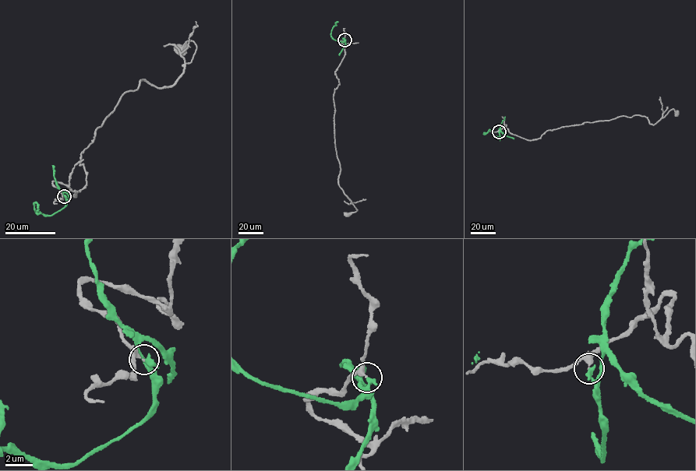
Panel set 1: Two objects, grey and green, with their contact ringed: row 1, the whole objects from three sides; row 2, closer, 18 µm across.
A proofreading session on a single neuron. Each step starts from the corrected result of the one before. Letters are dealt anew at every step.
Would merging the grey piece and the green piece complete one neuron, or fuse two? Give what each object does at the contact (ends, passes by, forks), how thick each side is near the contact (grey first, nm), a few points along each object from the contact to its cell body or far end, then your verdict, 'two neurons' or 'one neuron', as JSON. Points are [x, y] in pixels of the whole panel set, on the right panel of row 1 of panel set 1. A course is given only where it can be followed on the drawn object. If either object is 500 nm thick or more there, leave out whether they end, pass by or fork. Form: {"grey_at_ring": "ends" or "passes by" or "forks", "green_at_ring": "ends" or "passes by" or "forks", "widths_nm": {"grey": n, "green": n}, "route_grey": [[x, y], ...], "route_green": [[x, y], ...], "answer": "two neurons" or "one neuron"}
{"grey_at_ring": "ends", "green_at_ring": "ends", "widths_nm": {"grey": 300, "green": 360}, "route_grey": [[499, 131], [506, 125], [533, 140], [585, 122], [640, 115], [654, 124], [672, 109], [676, 114]], "route_green": [[499, 131], [499, 140], [490, 130], [483, 134]], "answer": "two neurons"}

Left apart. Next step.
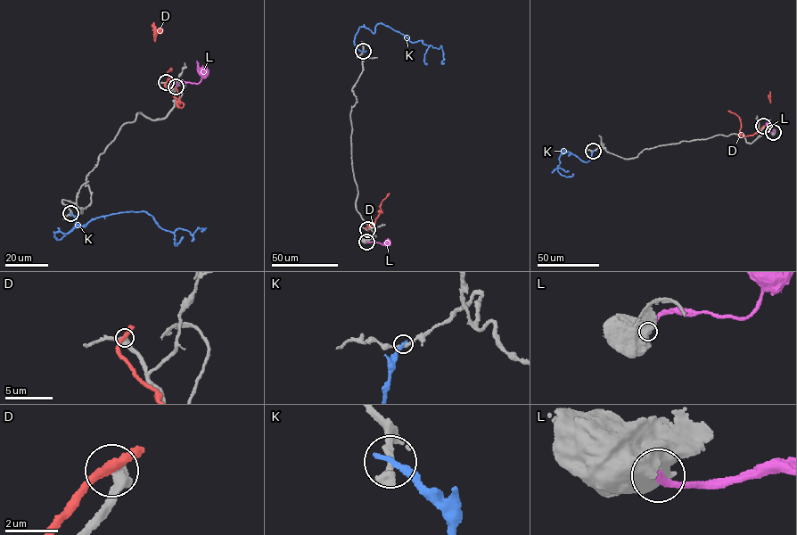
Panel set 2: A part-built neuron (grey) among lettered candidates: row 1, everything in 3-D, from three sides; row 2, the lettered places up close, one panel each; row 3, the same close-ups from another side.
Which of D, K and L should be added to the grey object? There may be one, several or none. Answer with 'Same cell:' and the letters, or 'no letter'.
Same cell: no letter

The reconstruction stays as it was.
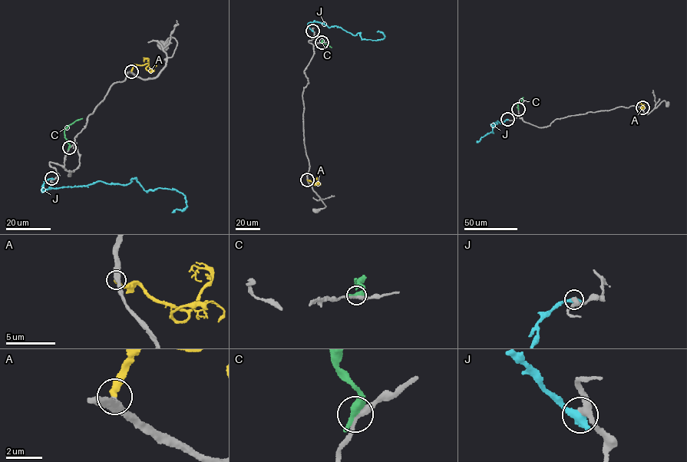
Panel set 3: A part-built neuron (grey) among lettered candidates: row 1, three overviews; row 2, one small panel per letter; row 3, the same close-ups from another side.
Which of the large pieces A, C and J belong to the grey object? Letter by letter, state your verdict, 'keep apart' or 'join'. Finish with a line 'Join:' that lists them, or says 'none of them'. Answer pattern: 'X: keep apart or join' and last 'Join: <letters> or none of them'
A: join
C: keep apart
J: keep apart
Join: A

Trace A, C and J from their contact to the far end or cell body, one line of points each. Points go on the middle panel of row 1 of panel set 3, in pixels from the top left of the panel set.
A: (307, 179), (315, 185), (318, 182), (319, 185)
C: (322, 42), (322, 40), (322, 43), (331, 47)
J: (312, 31), (308, 24), (318, 21), (353, 34), (359, 32), (361, 38), (383, 39), (382, 32), (377, 31)

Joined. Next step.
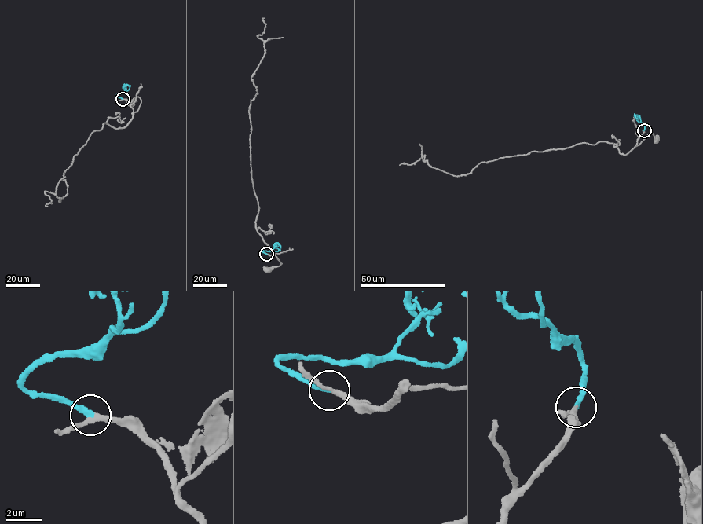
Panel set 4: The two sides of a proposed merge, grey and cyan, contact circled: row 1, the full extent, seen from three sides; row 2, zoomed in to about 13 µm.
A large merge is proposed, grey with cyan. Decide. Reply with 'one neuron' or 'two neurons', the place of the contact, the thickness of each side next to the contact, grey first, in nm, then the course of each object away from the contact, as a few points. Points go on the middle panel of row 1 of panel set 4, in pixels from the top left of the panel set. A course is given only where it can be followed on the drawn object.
one neuron; at (266, 254); 240 nm thick on the grey side, 260 nm on the other; grey runs (266, 254), (274, 254), (281, 264), (266, 269); cyan runs (266, 254), (262, 251), (271, 251), (278, 246), (280, 248)

